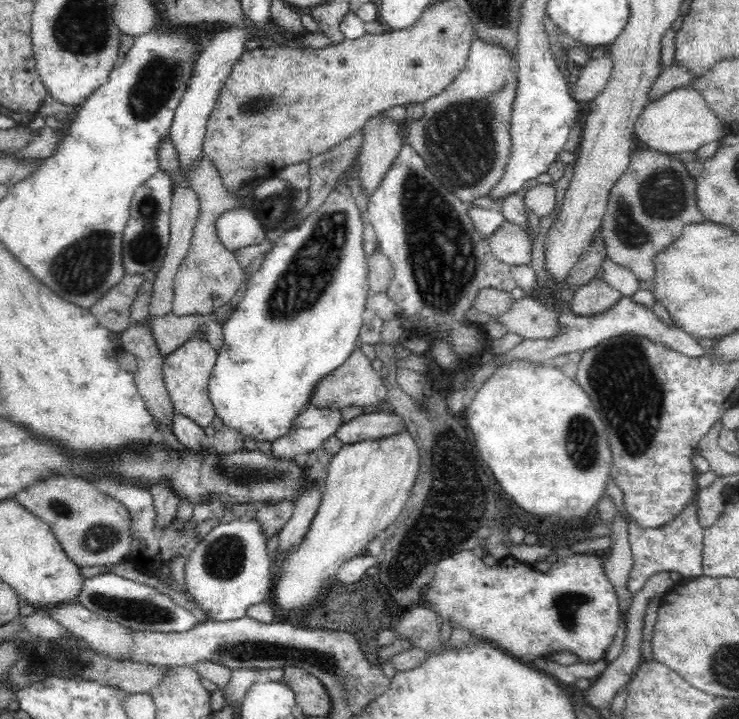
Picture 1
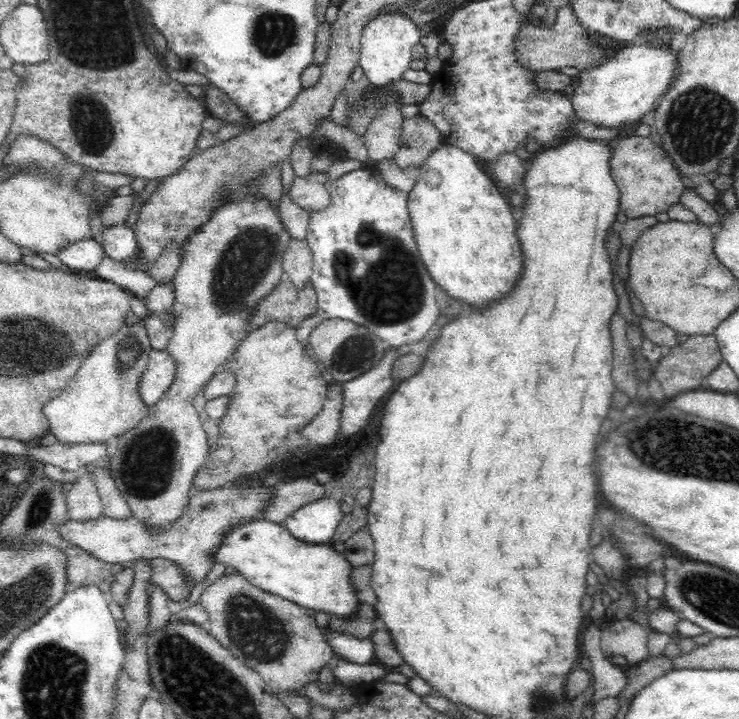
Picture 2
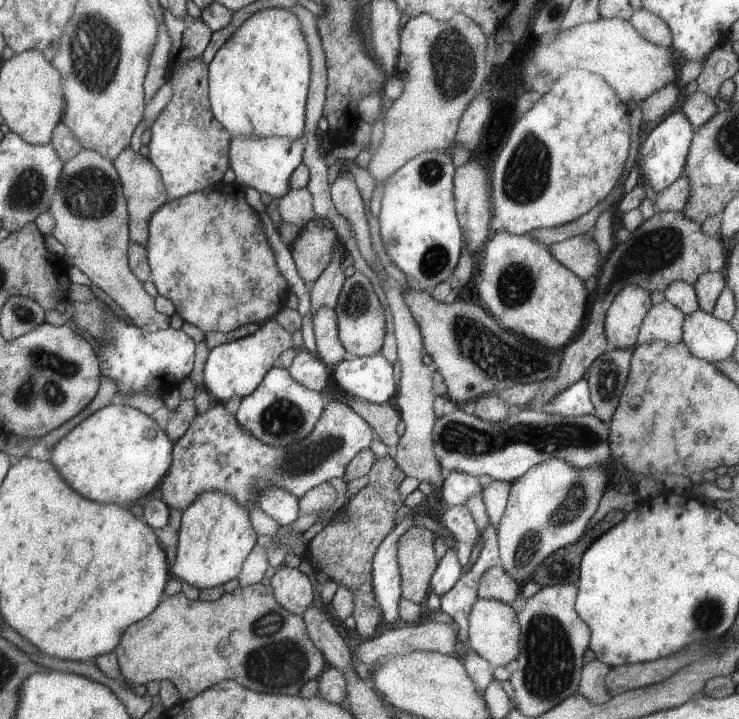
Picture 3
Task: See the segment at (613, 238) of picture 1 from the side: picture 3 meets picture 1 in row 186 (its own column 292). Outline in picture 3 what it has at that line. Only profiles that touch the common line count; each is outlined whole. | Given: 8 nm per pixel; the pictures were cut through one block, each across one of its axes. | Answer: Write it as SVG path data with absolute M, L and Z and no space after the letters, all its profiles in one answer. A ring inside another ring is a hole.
M260 583L235 588L233 592L224 593L213 602L187 600L181 593L162 598L154 612L149 612L122 633L114 652L118 657L119 671L128 685L132 687L168 680L177 689L182 701L191 700L199 692L227 678L239 680L243 688L251 688L253 692L294 696L303 684L321 674L326 662L322 652L309 640L302 618L283 609L275 600L270 586Z

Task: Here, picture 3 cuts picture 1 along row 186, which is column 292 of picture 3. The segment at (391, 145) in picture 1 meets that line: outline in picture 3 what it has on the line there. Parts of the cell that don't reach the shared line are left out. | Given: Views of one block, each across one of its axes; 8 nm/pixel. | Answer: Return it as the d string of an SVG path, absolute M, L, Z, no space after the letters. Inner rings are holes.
M296 350L296 356L289 366L288 373L291 380L303 384L305 388L321 391L327 384L331 371L316 356L311 356L306 350Z

